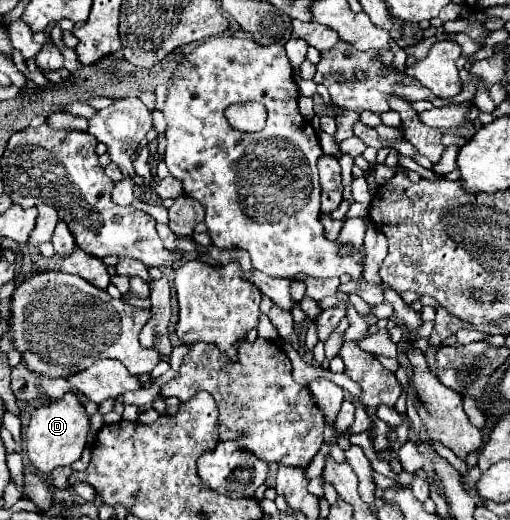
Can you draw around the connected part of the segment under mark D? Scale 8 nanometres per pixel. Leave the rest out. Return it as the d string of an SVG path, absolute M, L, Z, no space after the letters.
M69 392L61 400L53 400L49 404L39 406L31 416L27 428L27 458L37 468L39 474L49 474L57 466L69 466L81 458L89 430L91 422L83 402Z

